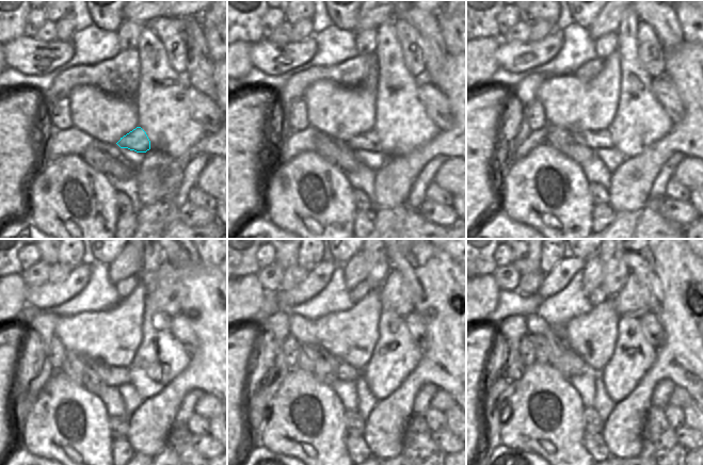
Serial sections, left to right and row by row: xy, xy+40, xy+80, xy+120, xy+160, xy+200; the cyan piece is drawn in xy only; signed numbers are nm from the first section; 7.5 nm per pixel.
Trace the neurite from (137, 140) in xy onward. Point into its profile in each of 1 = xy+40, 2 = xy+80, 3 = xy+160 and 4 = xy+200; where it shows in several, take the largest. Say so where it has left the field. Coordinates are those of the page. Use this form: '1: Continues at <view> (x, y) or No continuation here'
1: Continues at xy+40 (369, 141)
2: Continues at xy+80 (595, 140)
3: Continues at xy+160 (344, 371)
4: Continues at xy+200 (577, 365).

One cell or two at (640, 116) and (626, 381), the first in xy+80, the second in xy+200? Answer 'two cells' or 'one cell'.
one cell

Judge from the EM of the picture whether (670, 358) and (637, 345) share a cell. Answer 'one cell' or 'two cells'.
two cells

